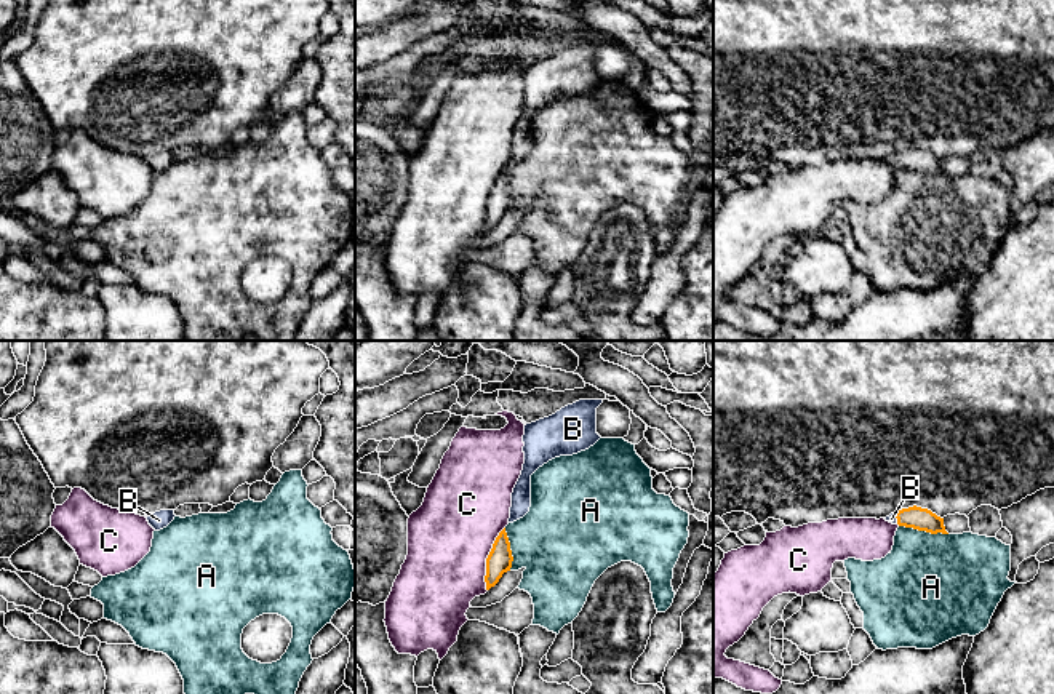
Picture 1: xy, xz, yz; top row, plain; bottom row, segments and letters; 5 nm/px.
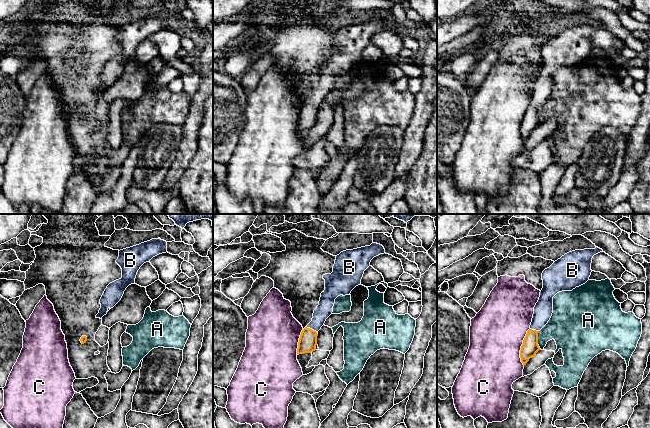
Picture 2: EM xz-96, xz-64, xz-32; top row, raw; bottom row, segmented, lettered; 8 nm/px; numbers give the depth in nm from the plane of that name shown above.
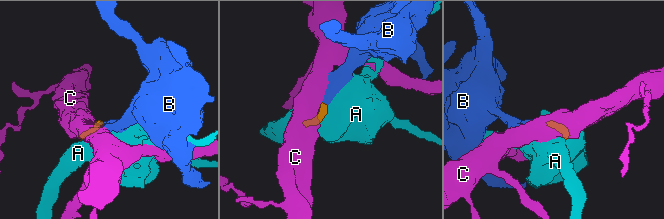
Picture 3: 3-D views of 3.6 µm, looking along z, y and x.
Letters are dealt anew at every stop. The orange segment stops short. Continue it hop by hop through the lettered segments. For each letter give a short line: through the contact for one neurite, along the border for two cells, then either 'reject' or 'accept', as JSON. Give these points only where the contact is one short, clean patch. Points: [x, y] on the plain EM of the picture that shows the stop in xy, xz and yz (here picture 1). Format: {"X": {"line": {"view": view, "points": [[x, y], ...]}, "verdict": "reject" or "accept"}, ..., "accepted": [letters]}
{"A": {"verdict": "reject"}, "B": {"line": {"view": "yz", "points": [[914, 159], [896, 159], [891, 160]]}, "verdict": "accept"}, "C": {"verdict": "reject"}, "accepted": ["B"]}

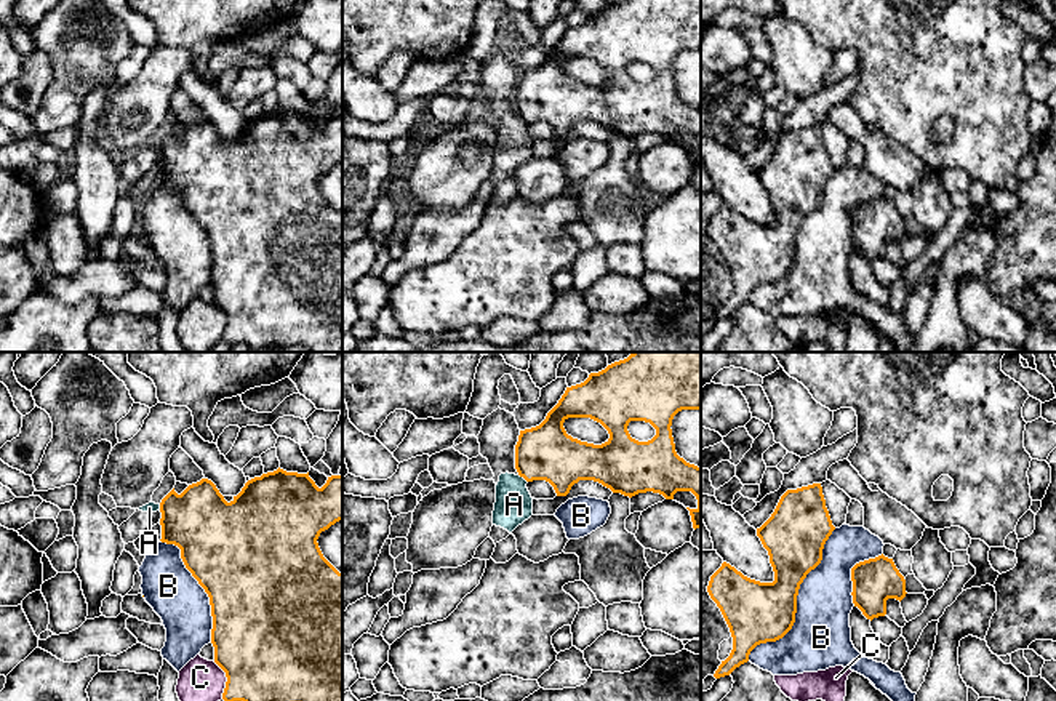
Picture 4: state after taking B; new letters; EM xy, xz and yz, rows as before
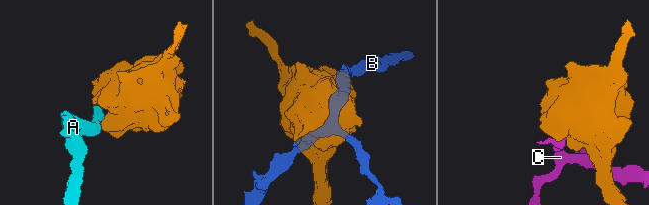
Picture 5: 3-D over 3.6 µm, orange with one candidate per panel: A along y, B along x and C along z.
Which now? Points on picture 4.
{"A": {"line": {"view": "xz", "points": [[519, 116], [527, 124]]}, "verdict": "reject"}, "B": {"verdict": "reject"}, "C": {"line": {"view": "xy", "points": [[213, 303], [226, 319], [223, 340]]}, "verdict": "reject"}, "accepted": []}

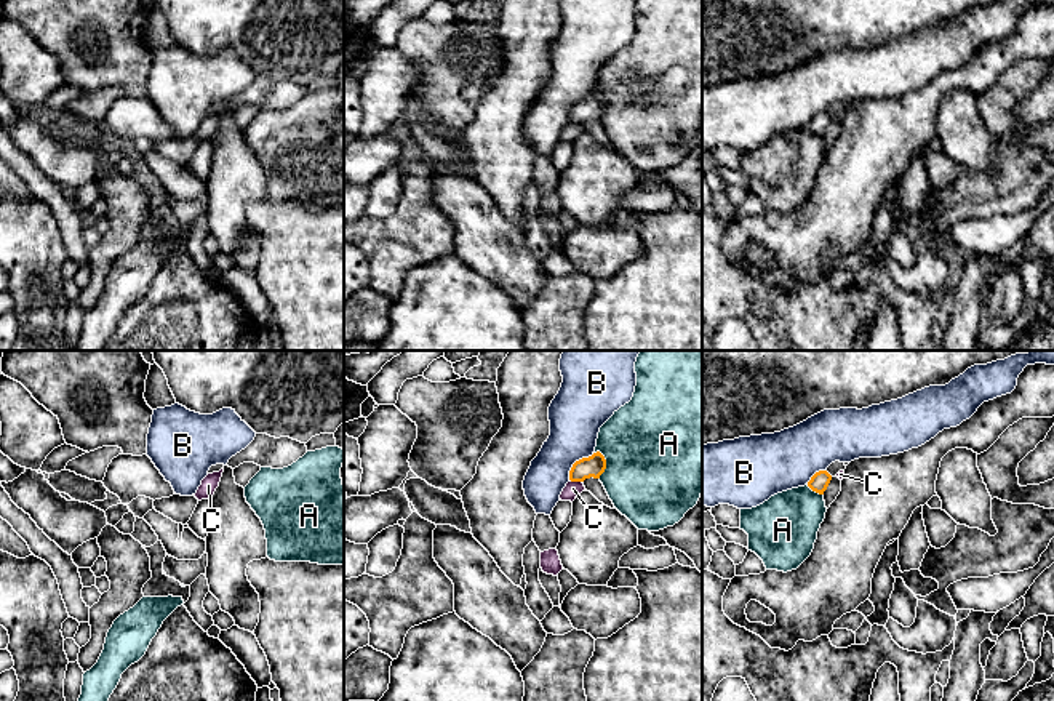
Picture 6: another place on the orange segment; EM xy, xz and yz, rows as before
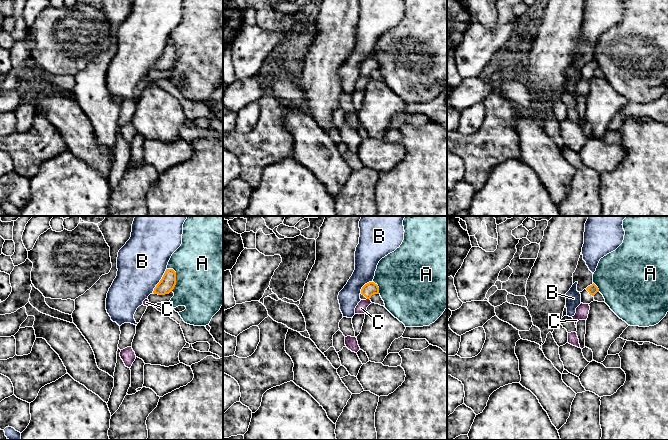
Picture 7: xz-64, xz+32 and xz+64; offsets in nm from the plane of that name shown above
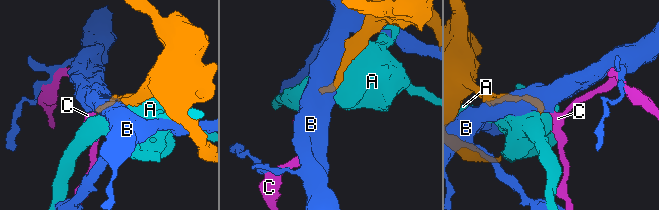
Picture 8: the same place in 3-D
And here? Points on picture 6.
{"A": {"verdict": "reject"}, "B": {"verdict": "reject"}, "C": {"line": {"view": "xz", "points": [[570, 120], [581, 124]]}, "verdict": "reject"}, "accepted": []}

